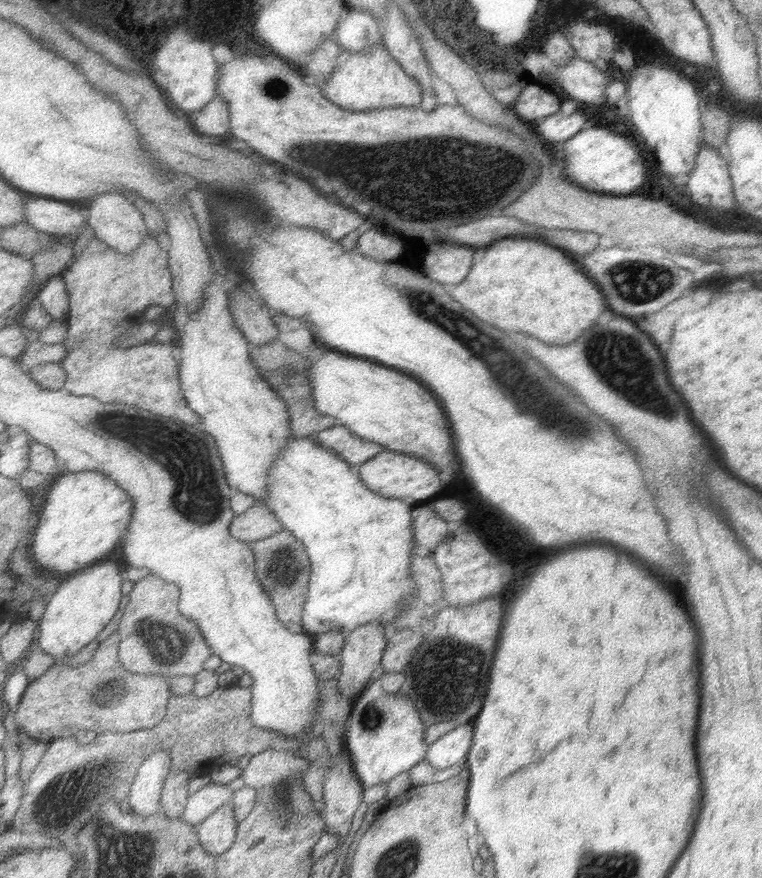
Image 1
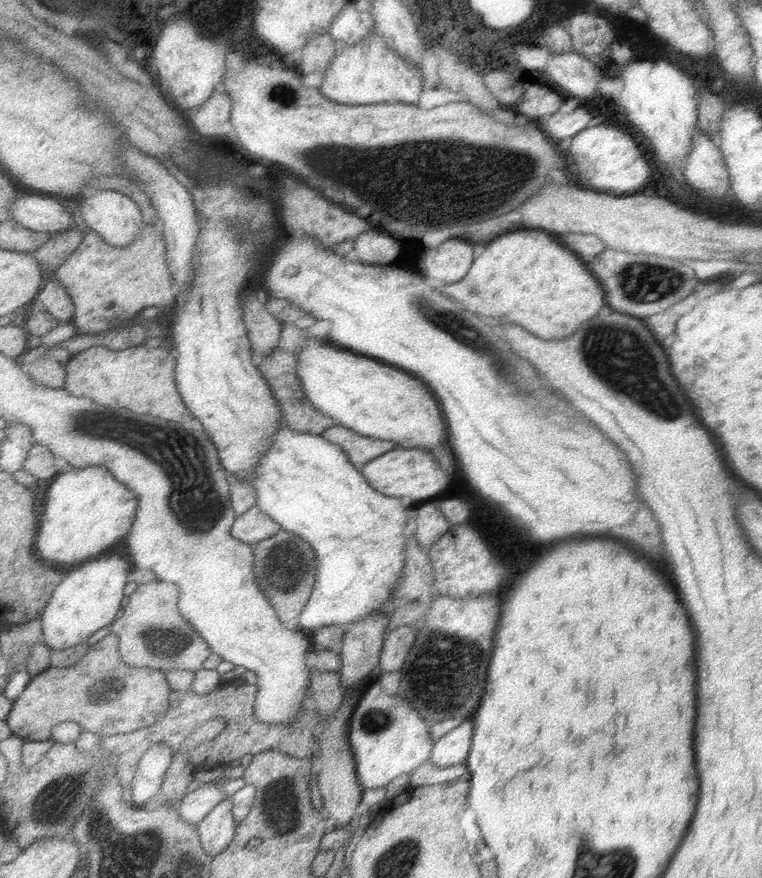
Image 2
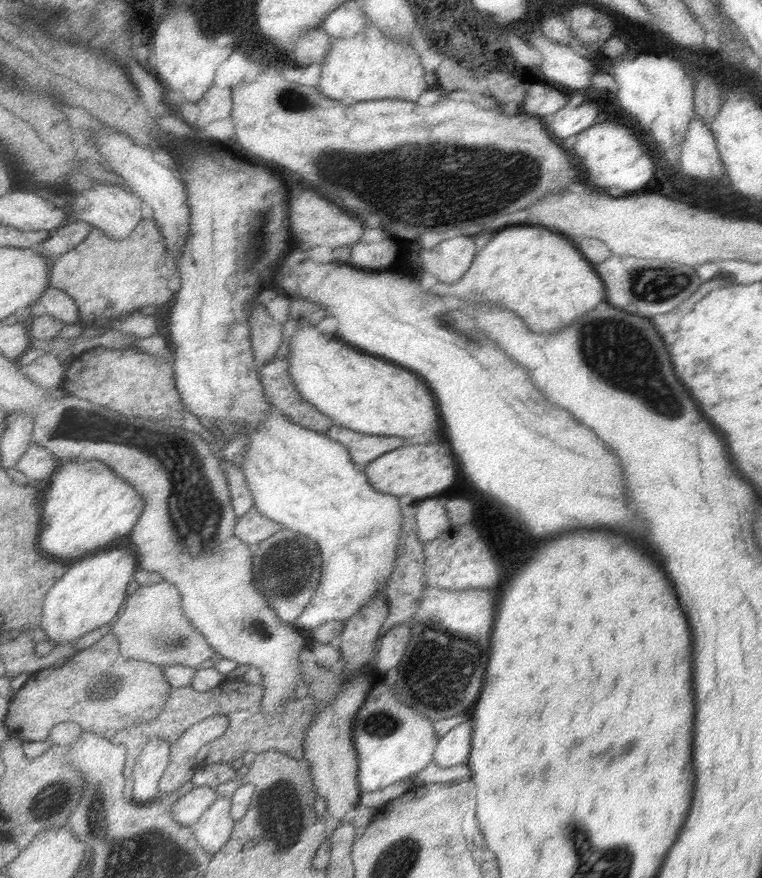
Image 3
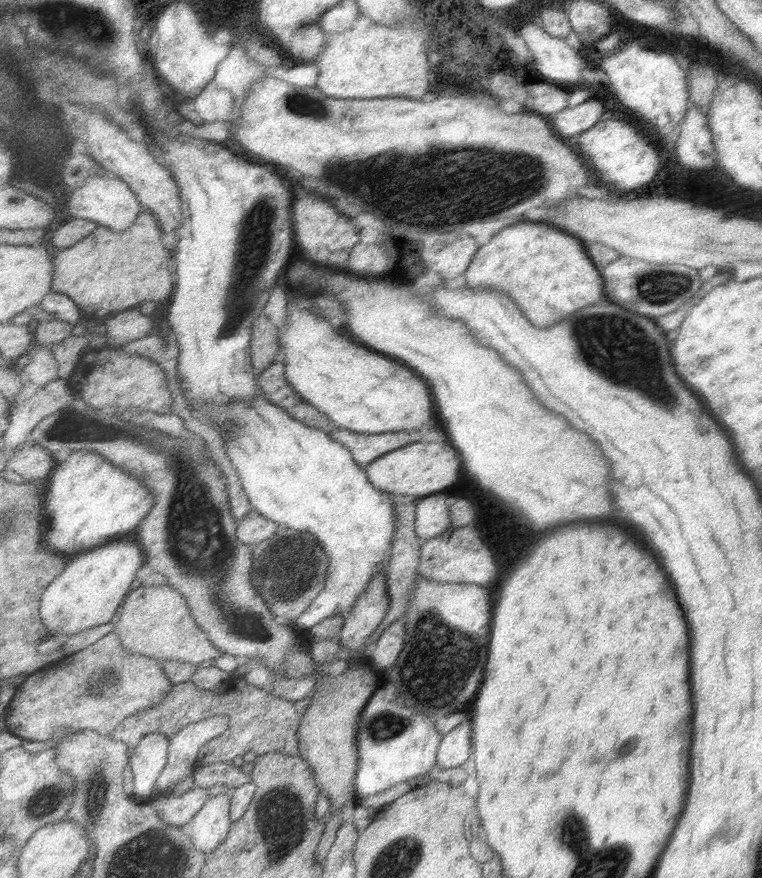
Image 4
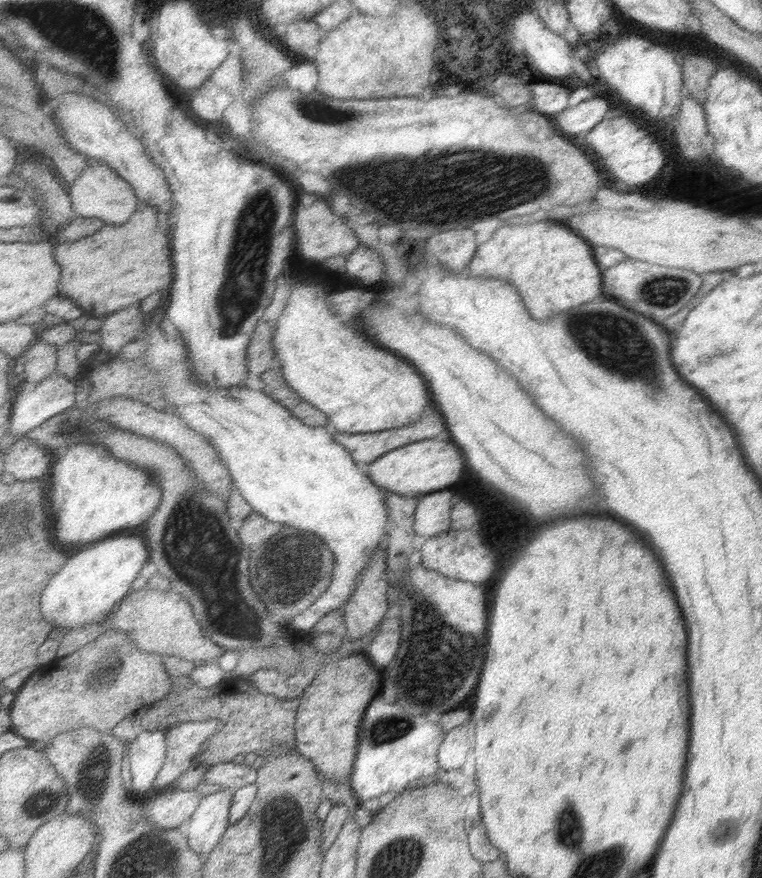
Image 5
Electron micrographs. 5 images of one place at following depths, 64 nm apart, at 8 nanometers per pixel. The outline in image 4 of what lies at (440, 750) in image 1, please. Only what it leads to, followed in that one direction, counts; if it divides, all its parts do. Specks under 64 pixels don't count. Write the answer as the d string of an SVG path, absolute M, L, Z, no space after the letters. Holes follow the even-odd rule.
M463 722L451 734L445 736L445 740L441 744L441 750L439 750L439 766L443 770L459 768L469 760L471 744L473 744L471 734L473 734L471 722Z

